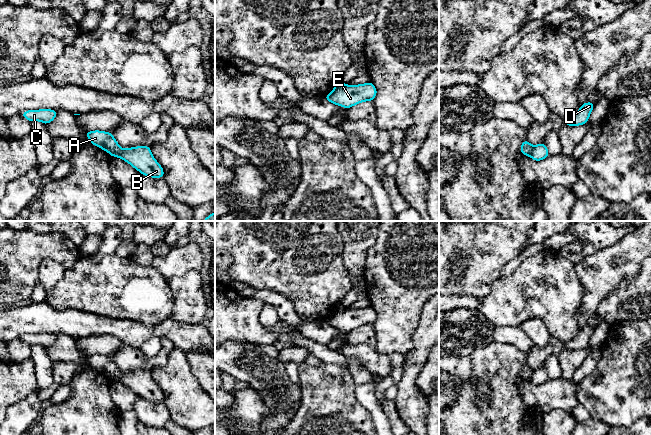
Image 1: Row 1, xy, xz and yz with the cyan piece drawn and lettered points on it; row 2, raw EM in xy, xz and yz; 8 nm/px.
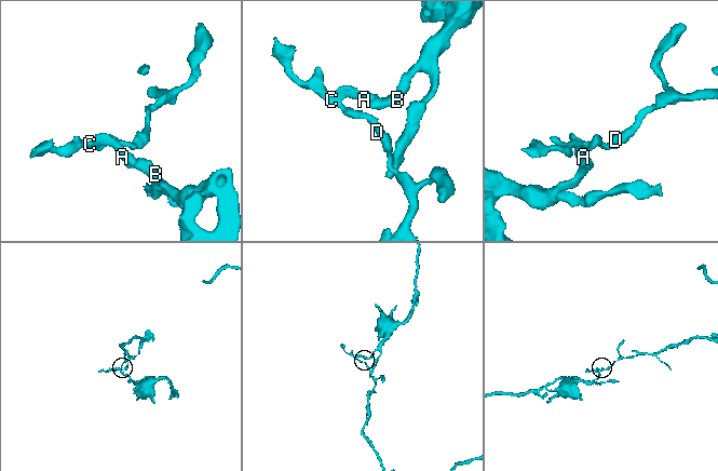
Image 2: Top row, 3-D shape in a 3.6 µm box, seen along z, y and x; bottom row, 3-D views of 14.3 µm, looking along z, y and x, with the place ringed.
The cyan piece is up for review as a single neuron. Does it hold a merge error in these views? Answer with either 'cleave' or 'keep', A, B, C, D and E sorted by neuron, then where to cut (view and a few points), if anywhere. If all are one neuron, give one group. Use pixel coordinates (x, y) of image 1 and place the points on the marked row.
cleave; A C D / B E; cut in xz along (344, 85), (334, 89)

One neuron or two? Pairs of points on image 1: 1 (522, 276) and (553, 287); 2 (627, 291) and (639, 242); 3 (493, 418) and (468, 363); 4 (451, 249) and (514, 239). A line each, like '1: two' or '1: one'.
1: one
2: two
3: one
4: one

